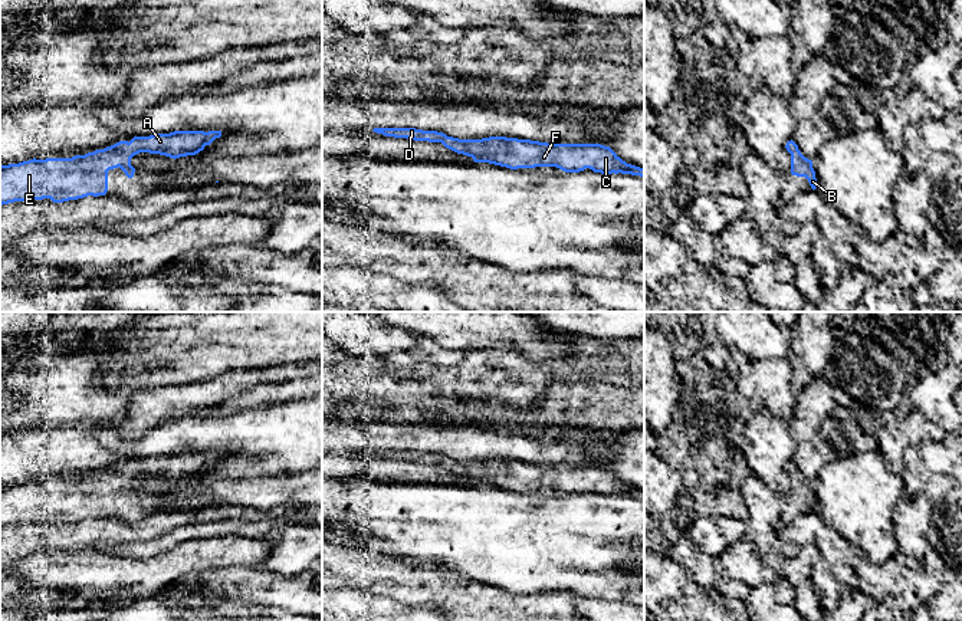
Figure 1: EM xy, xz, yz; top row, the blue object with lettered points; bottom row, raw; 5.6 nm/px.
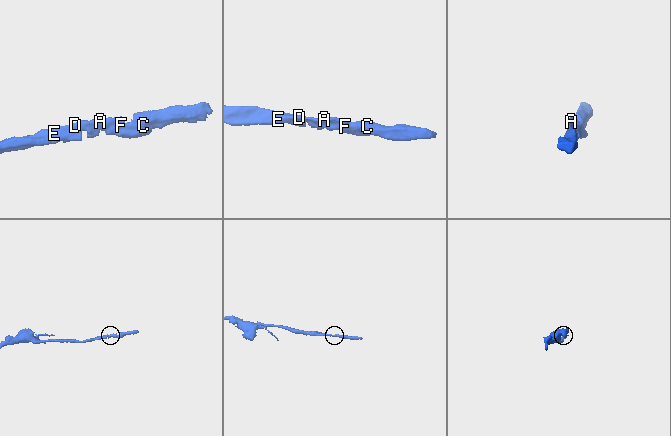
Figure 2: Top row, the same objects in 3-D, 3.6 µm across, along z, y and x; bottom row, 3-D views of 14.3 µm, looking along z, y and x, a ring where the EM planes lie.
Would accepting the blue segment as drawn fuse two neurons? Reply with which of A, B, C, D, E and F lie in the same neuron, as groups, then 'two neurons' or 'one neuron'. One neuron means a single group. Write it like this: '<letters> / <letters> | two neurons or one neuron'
A B C D E F | one neuron

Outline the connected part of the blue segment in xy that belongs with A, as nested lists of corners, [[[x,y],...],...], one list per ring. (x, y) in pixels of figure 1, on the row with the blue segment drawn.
[[[174,131],[170,134],[155,134],[150,137],[134,137],[129,142],[119,141],[104,150],[96,150],[85,155],[72,158],[46,158],[29,160],[19,164],[0,165],[0,206],[50,198],[53,203],[78,200],[88,196],[105,196],[108,191],[108,171],[121,168],[128,178],[134,177],[135,168],[131,158],[139,152],[160,154],[170,158],[196,155],[210,145],[216,138],[221,137],[221,131]]]

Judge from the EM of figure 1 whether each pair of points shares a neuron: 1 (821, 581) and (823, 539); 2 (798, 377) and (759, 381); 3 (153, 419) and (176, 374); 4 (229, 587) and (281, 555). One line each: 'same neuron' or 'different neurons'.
1: same neuron
2: different neurons
3: different neurons
4: different neurons

